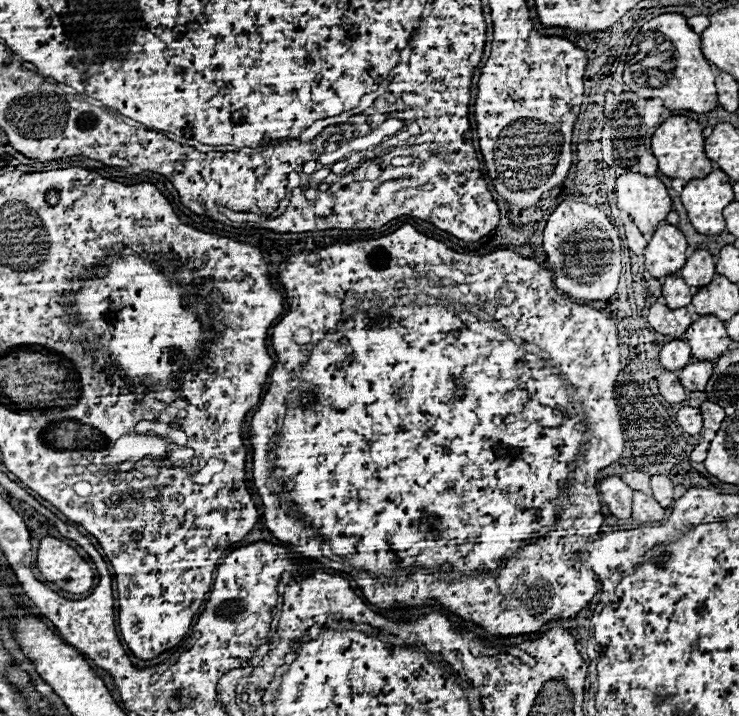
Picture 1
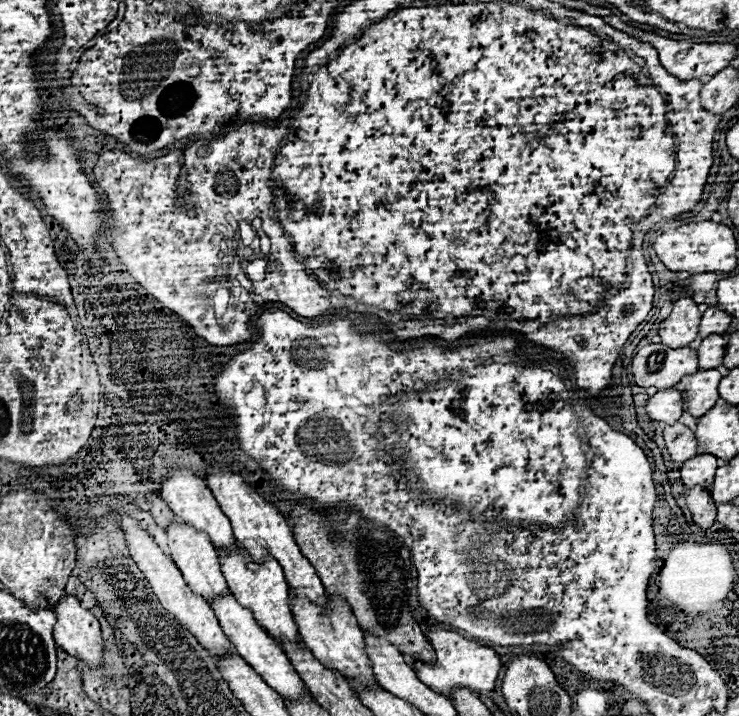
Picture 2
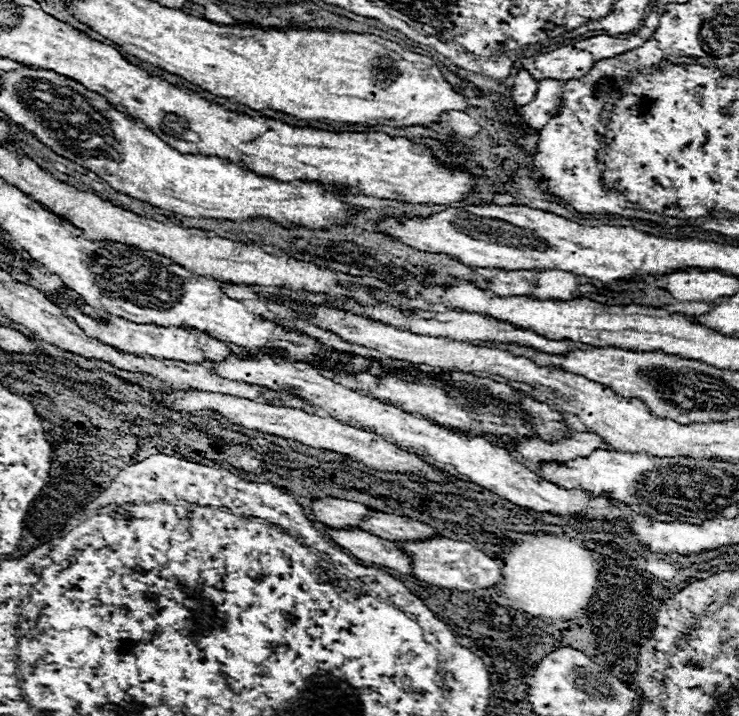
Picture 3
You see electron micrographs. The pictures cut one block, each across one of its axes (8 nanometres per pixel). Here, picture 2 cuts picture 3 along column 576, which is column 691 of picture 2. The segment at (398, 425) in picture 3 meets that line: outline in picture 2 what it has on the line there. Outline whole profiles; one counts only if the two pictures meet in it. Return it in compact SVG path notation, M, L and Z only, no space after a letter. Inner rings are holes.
M706 488L688 490L686 502L696 526L700 526L702 530L708 530L716 520L716 502L710 498L708 490Z

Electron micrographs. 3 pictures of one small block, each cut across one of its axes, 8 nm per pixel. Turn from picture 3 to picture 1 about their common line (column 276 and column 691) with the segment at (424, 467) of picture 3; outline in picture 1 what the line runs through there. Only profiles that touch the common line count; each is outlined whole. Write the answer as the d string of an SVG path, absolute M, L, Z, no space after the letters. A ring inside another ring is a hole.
M684 406L678 410L676 420L680 422L680 426L688 432L688 434L700 434L702 432L702 414L698 408L692 406Z

